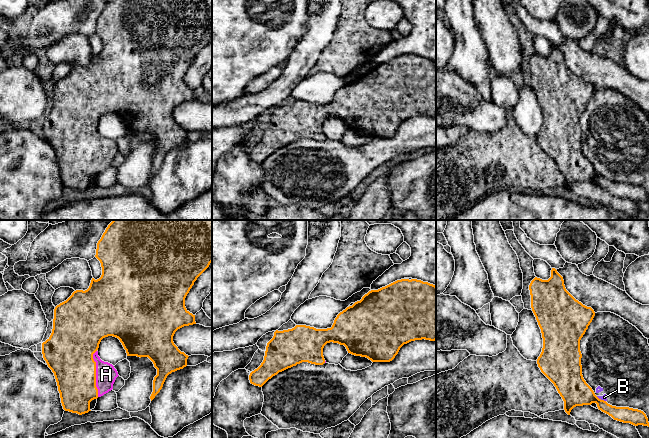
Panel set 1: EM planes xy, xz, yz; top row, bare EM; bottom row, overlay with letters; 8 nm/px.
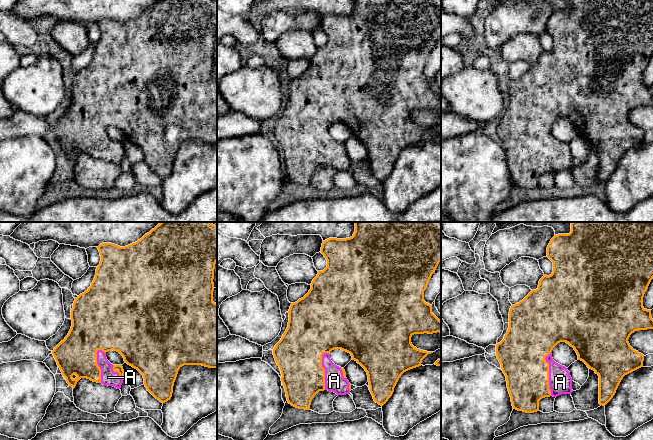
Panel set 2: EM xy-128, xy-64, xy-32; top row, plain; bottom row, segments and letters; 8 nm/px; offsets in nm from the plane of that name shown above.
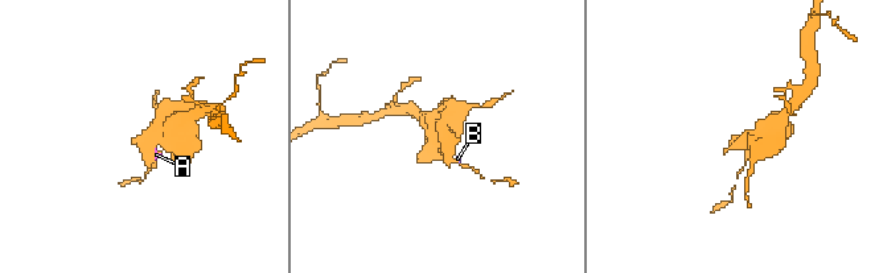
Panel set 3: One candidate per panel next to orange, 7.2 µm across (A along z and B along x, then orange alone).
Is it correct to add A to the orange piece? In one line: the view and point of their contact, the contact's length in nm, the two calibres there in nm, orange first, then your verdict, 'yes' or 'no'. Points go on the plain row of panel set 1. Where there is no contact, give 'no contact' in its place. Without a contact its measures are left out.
xy (95, 149) | 380 nm | 360/170 nm | yes

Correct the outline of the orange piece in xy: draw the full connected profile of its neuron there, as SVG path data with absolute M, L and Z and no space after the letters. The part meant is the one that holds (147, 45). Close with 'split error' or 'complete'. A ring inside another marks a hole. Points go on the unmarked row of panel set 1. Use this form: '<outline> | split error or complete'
M109 0L97 19L95 33L101 39L101 53L97 56L92 54L87 66L74 67L66 77L55 83L52 109L50 113L42 119L43 134L54 149L63 185L79 191L91 187L90 178L111 167L116 154L119 152L112 140L102 137L98 132L97 126L99 120L105 113L113 112L118 114L126 126L127 132L148 133L153 138L154 143L157 145L157 151L153 156L153 168L150 172L151 177L160 168L169 150L187 142L189 132L178 125L173 118L173 112L178 105L196 100L195 91L190 89L185 83L185 74L194 61L194 58L212 38L212 0Z | split error

